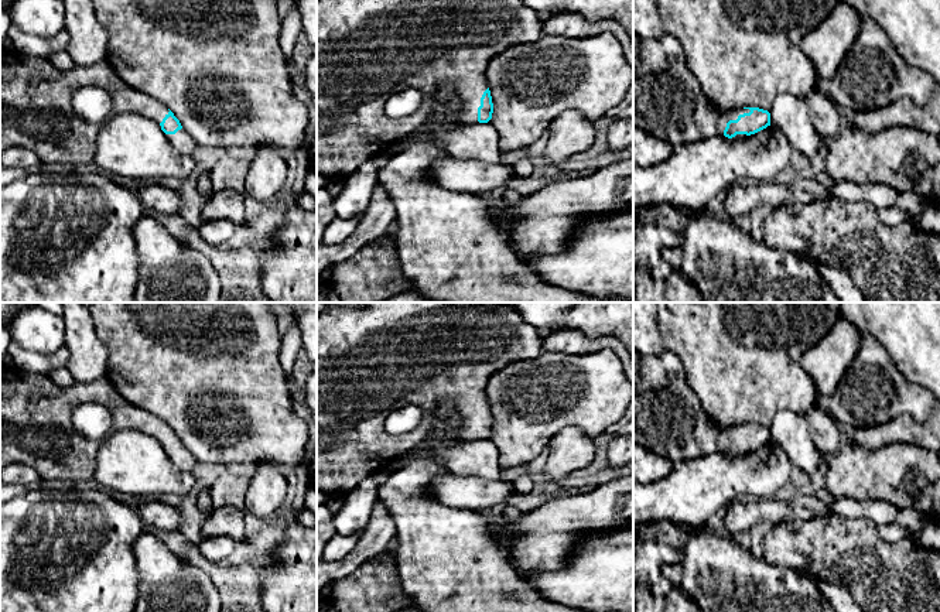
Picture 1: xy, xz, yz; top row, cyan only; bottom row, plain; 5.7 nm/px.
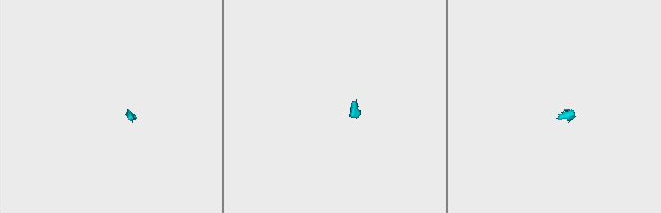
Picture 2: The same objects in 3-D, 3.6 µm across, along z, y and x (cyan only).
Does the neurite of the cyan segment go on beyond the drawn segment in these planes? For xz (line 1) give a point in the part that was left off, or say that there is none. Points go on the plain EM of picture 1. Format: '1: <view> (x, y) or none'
1: xz (373, 359)

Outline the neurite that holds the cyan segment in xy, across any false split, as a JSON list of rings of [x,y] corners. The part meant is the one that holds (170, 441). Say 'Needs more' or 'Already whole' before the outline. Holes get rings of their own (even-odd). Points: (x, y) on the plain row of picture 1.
Needs more. [[[0,360],[0,471],[10,464],[20,464],[33,468],[44,481],[78,483],[92,479],[103,440],[90,440],[74,430],[72,411],[83,403],[99,403],[110,411],[112,425],[107,435],[122,430],[140,430],[161,442],[180,471],[192,472],[198,464],[171,427],[160,417],[127,403],[107,376],[89,383],[76,382],[62,389],[52,382],[49,375],[23,372]]]

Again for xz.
Needs more. [[[366,302],[362,307],[345,307],[327,304],[317,315],[317,492],[331,495],[346,495],[363,479],[380,471],[387,462],[413,449],[434,428],[434,408],[441,401],[455,401],[459,410],[462,425],[459,435],[462,441],[488,440],[492,435],[493,420],[486,397],[489,377],[505,366],[527,359],[537,359],[543,352],[543,335],[537,328],[527,324],[523,317],[503,302]],[[416,404],[425,411],[424,420],[411,431],[390,434],[384,424],[390,413]]]

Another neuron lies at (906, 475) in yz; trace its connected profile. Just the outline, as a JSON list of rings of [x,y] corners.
[[[892,442],[874,449],[845,445],[831,457],[824,481],[835,498],[889,502],[898,510],[915,507],[926,520],[940,522],[940,457],[919,445]]]

